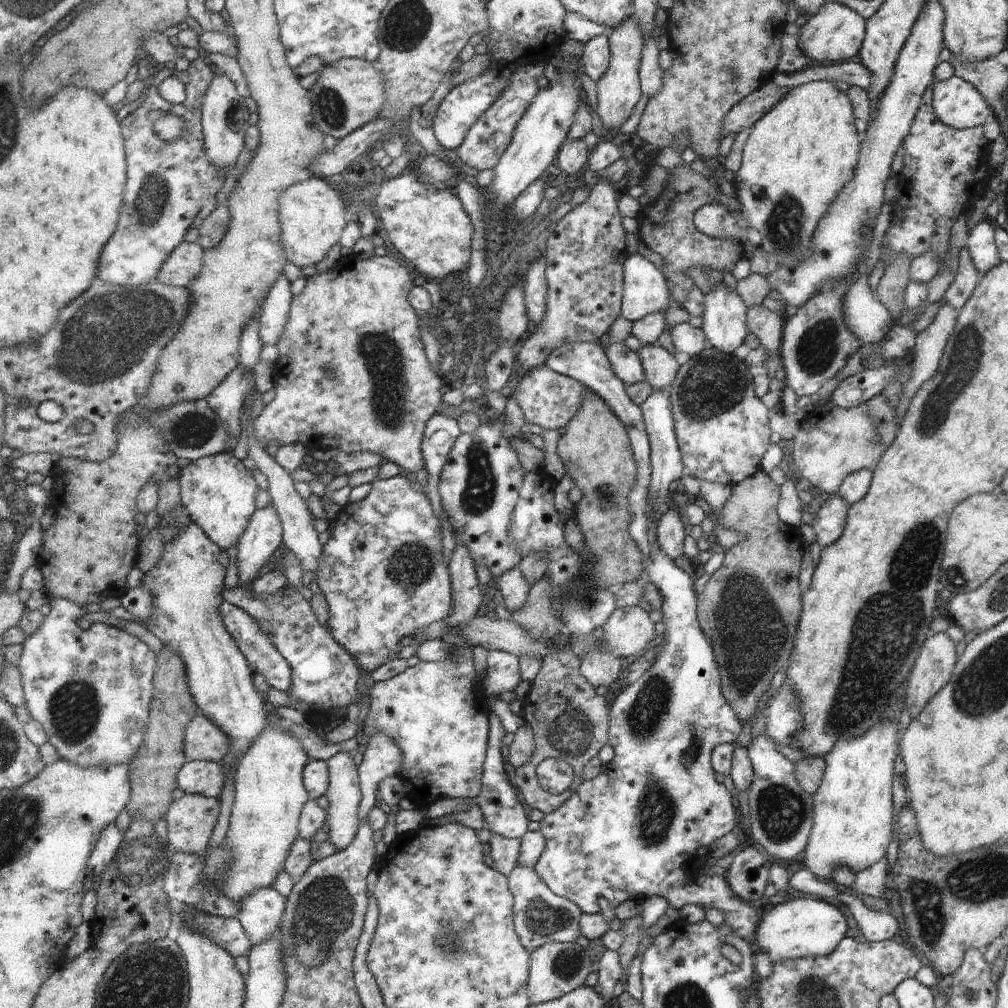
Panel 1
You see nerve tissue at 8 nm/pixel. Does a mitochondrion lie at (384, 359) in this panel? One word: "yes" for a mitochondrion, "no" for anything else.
yes

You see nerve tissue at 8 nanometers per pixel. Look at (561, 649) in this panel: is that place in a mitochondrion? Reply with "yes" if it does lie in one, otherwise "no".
no

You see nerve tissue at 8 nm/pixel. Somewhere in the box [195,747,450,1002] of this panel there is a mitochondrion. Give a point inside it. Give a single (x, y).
(324, 911)

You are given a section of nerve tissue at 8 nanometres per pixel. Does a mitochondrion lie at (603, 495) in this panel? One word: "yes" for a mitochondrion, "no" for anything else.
yes

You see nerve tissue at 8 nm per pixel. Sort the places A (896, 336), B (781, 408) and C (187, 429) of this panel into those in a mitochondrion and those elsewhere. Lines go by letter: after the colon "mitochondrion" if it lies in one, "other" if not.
A: other
B: other
C: mitochondrion

